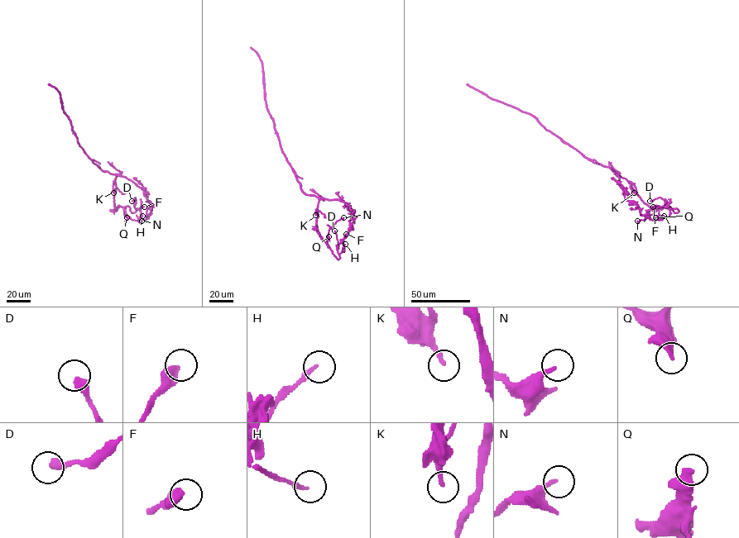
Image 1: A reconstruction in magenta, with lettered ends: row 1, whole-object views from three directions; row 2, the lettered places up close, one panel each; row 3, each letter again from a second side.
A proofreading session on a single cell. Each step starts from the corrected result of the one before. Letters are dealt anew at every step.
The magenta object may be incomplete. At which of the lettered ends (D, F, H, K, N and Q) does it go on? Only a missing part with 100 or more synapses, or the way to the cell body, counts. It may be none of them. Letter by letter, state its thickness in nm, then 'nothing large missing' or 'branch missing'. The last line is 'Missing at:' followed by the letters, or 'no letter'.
D: 380 nm thick; nothing large missing
F: 500 nm thick; nothing large missing
H: 200 nm thick; nothing large missing
K: 160 nm thick; nothing large missing
N: 190 nm thick; nothing large missing
Q: 320 nm thick; nothing large missing
Missing at: no letter

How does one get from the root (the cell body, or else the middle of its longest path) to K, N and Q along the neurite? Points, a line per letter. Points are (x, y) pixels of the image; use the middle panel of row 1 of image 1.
K: (296, 176), (300, 188), (305, 193), (318, 197), (315, 215)
N: (296, 176), (300, 188), (305, 193), (319, 198), (316, 230), (323, 240), (329, 228), (343, 217)
Q: (296, 176), (300, 188), (305, 193), (318, 197), (316, 230), (323, 240), (328, 236)

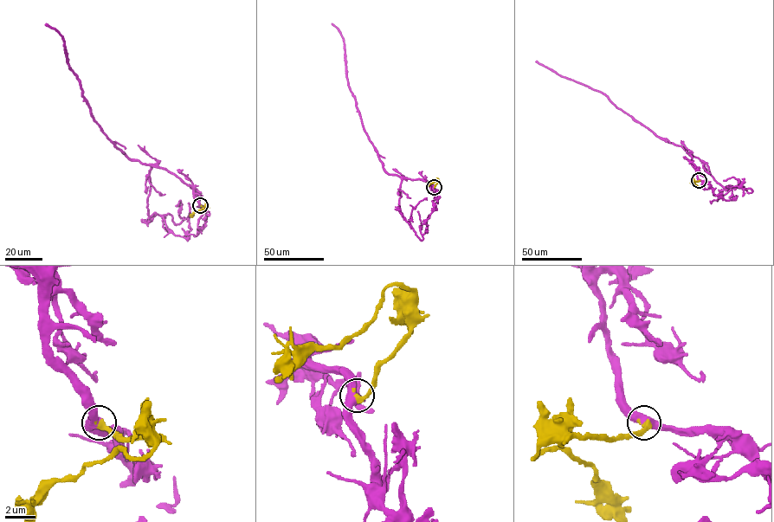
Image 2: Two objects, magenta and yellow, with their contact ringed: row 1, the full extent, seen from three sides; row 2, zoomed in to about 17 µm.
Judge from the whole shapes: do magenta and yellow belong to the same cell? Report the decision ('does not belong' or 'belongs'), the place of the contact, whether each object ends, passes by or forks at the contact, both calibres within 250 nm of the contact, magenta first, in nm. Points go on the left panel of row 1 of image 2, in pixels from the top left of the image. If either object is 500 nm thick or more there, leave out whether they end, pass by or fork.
belongs | (200, 205) | 500/400 nm

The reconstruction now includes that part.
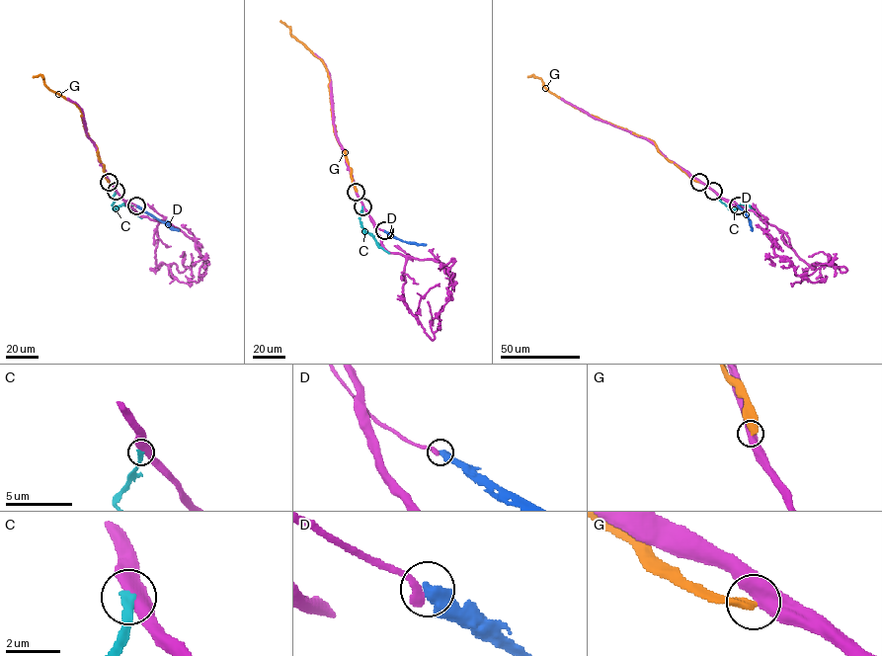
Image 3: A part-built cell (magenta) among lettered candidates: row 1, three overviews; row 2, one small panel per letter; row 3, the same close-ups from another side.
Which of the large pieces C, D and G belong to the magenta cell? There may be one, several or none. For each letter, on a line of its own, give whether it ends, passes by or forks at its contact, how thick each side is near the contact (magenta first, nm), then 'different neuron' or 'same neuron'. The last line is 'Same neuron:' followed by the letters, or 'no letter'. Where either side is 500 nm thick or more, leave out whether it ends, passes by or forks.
C: it ends; calibres 480 and 280 nm; different neuron
D: it ends; calibres 340 and 440 nm; different neuron
G: calibres 550 and 360 nm; different neuron
Same neuron: no letter

